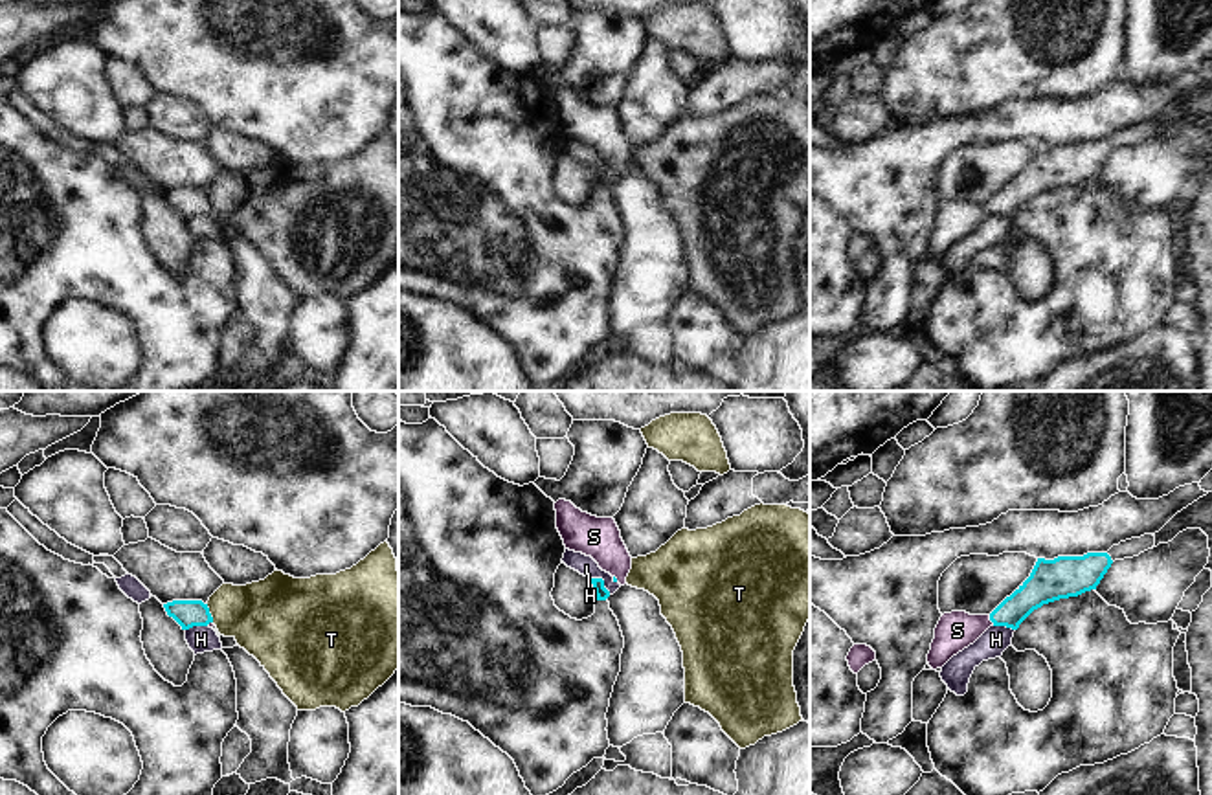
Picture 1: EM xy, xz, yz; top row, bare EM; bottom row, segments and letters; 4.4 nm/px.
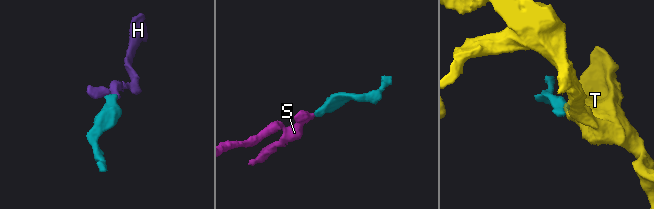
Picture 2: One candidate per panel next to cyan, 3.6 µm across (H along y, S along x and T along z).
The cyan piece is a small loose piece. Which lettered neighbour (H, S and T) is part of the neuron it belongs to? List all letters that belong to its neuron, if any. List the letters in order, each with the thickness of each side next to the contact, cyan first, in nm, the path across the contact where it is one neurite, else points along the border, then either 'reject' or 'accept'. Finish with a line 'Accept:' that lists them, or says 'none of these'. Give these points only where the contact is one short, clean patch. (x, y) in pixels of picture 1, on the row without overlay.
H: 60/90 nm | along xz (592, 166), (599, 166), (610, 182) | reject
S: 140/170 nm | across yz (1038, 179), (1009, 202), (990, 208), (957, 219) | accept
T: 120/320 nm | along xy (206, 193), (213, 210) | reject
Accept: S

